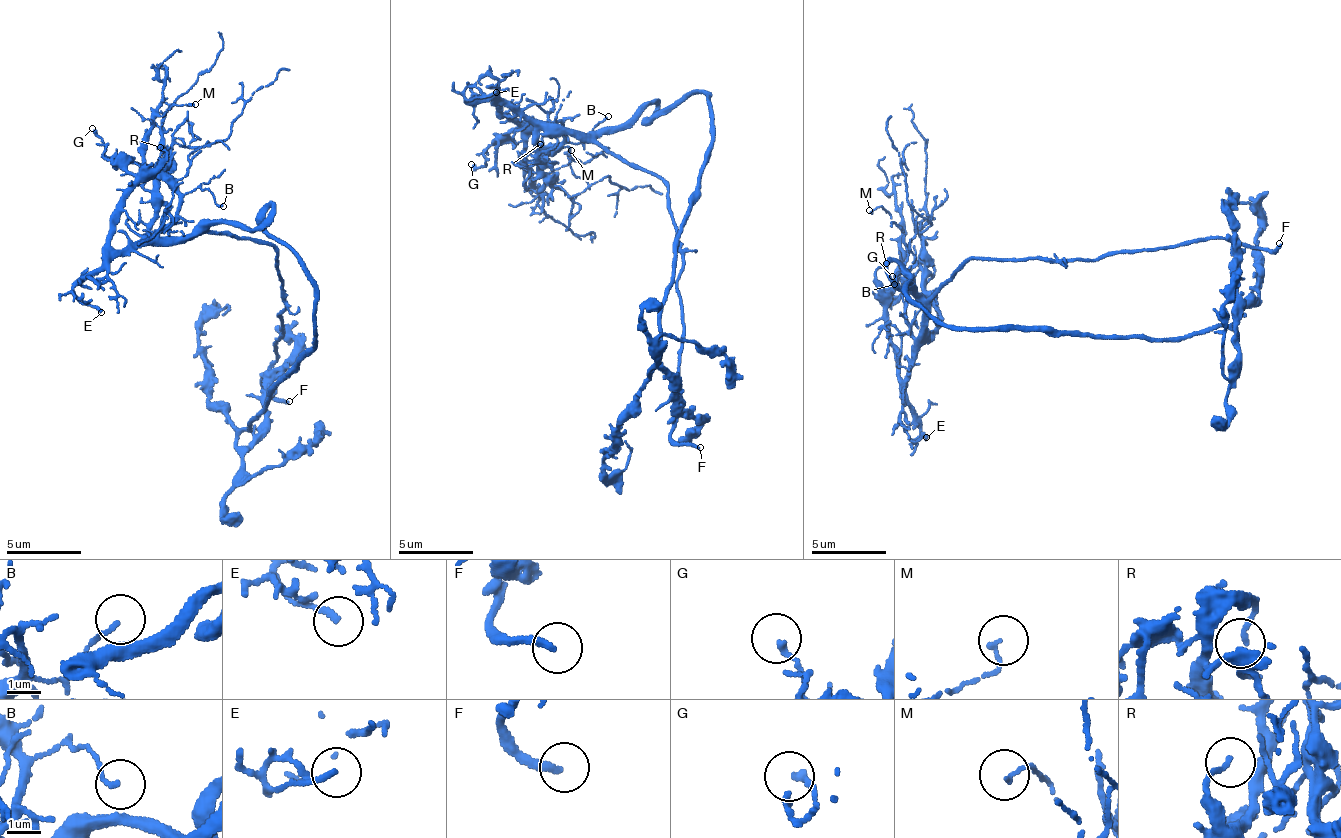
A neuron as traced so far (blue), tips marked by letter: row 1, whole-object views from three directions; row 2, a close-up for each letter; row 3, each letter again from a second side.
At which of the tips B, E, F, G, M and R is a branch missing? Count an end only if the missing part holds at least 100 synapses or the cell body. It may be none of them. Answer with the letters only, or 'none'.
F

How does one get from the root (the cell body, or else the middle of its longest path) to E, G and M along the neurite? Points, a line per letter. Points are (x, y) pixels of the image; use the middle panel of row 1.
E: (682, 261), (667, 183), (568, 130), (531, 124), (489, 98), (468, 100), (496, 92)
G: (682, 261), (667, 183), (593, 141), (549, 123), (553, 142), (530, 151), (492, 142), (483, 168), (471, 164)
M: (682, 261), (660, 178), (549, 123), (557, 137), (525, 154), (523, 169), (530, 177), (559, 170), (571, 150)

